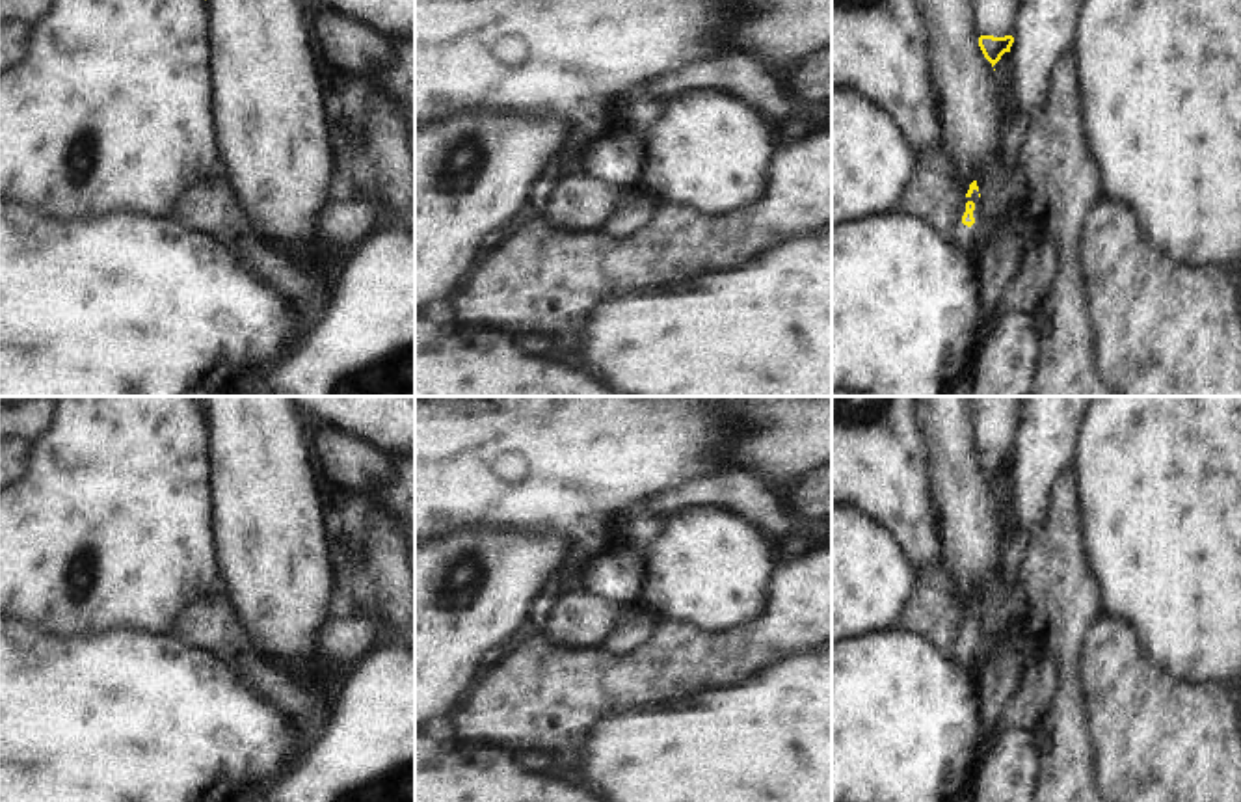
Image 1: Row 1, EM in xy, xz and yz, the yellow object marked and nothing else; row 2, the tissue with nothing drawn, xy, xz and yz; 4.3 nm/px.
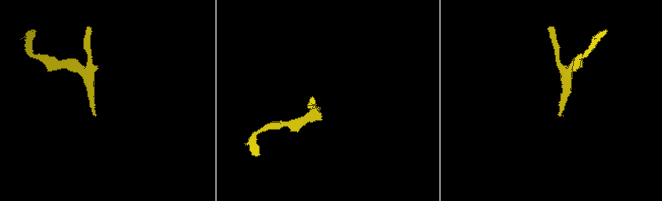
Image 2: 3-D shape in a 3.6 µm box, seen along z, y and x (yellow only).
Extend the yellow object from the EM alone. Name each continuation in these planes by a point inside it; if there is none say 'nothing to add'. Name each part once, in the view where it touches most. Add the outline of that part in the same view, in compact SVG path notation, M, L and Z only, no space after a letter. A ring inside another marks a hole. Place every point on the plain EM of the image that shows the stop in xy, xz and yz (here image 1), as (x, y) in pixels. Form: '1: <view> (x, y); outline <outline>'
1: yz (968, 657); outline M973 607L973 610L969 614L966 614L966 618L962 622L962 633L960 633L958 640L954 642L954 653L951 659L964 674L967 674L969 677L979 681L981 668L982 668L984 644L982 644L982 635L977 625L977 620L979 620L979 608ZM967 618L975 620L975 627L973 627L975 640L971 644L962 640L962 633L966 629Z

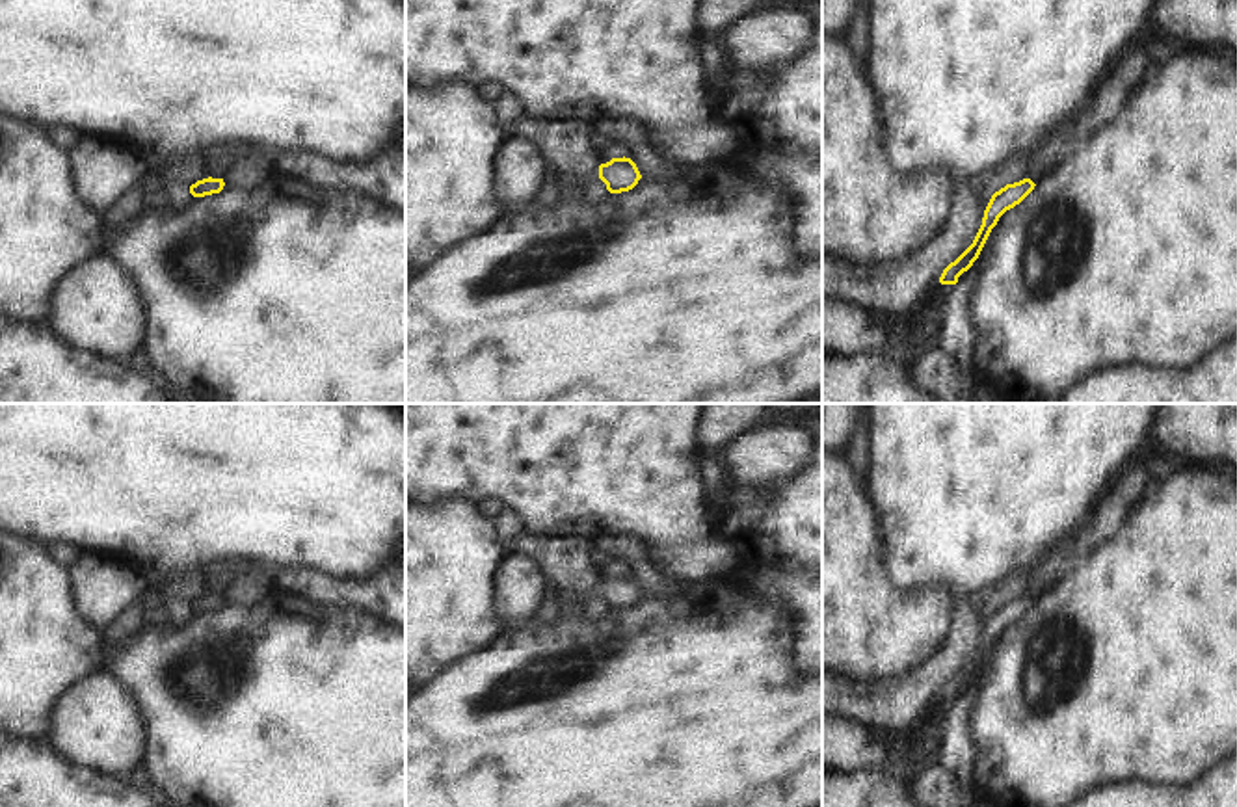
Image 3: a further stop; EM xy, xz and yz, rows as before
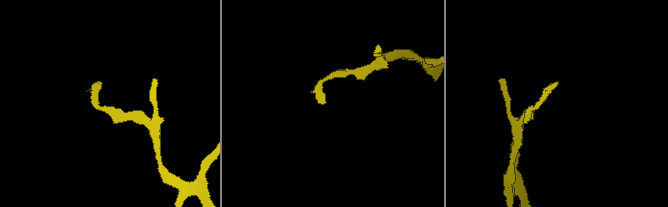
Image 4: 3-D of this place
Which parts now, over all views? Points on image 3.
nothing to add

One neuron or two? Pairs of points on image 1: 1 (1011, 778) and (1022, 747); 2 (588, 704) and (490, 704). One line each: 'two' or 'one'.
1: one
2: one

